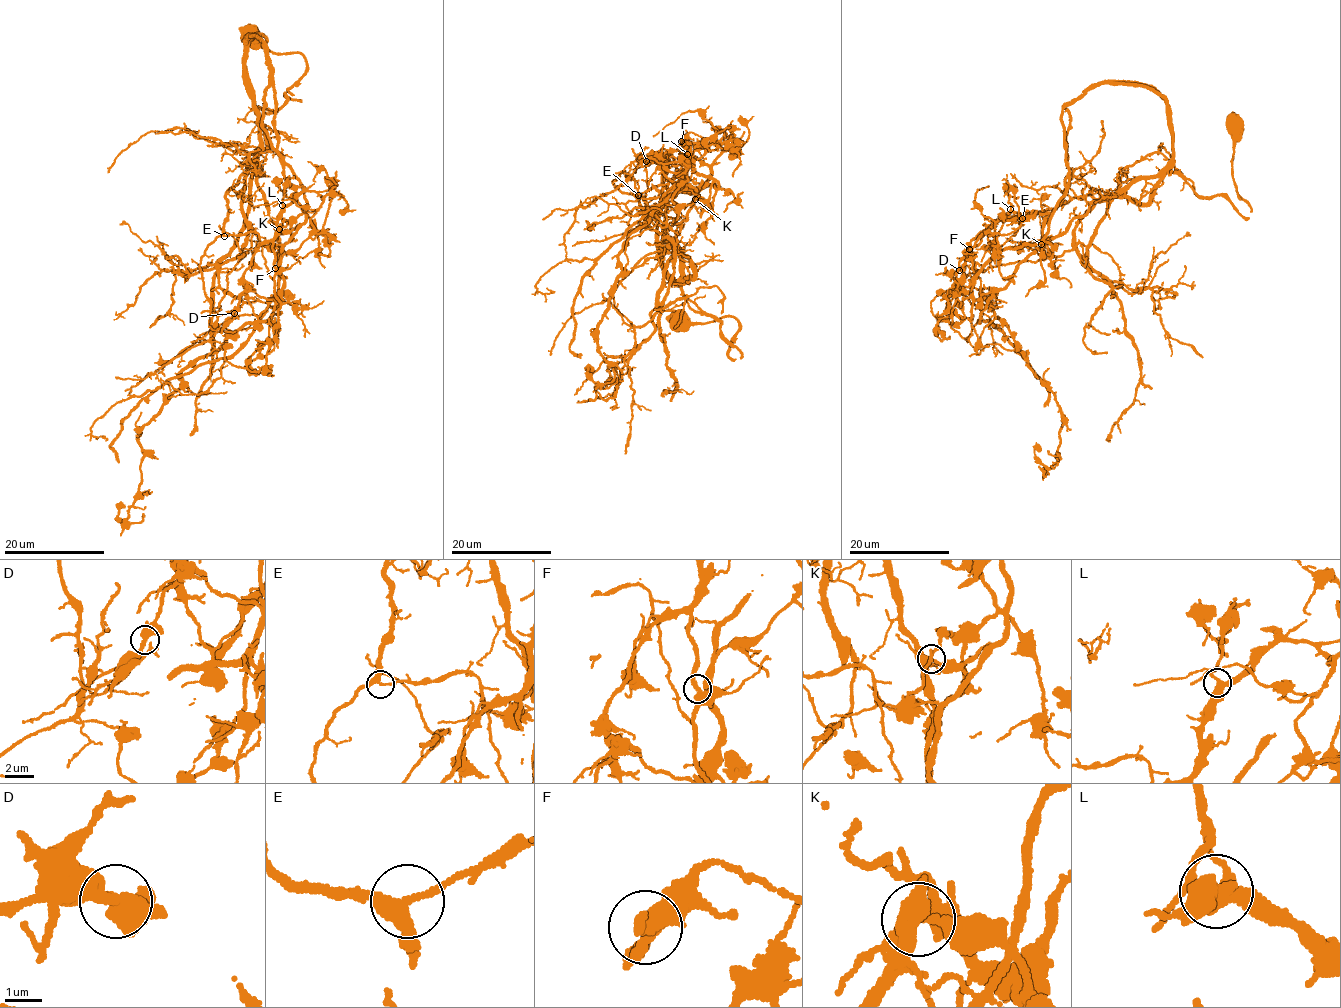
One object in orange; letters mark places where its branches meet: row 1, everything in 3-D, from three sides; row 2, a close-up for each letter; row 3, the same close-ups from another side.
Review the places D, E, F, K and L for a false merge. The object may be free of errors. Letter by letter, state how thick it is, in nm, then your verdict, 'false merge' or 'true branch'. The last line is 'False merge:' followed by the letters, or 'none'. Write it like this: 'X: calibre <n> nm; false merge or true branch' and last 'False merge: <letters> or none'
D: calibre 400 nm; true branch
E: calibre 300 nm; true branch
F: calibre 400 nm; true branch
K: calibre 320 nm; false merge
L: calibre 340 nm; true branch
False merge: K

